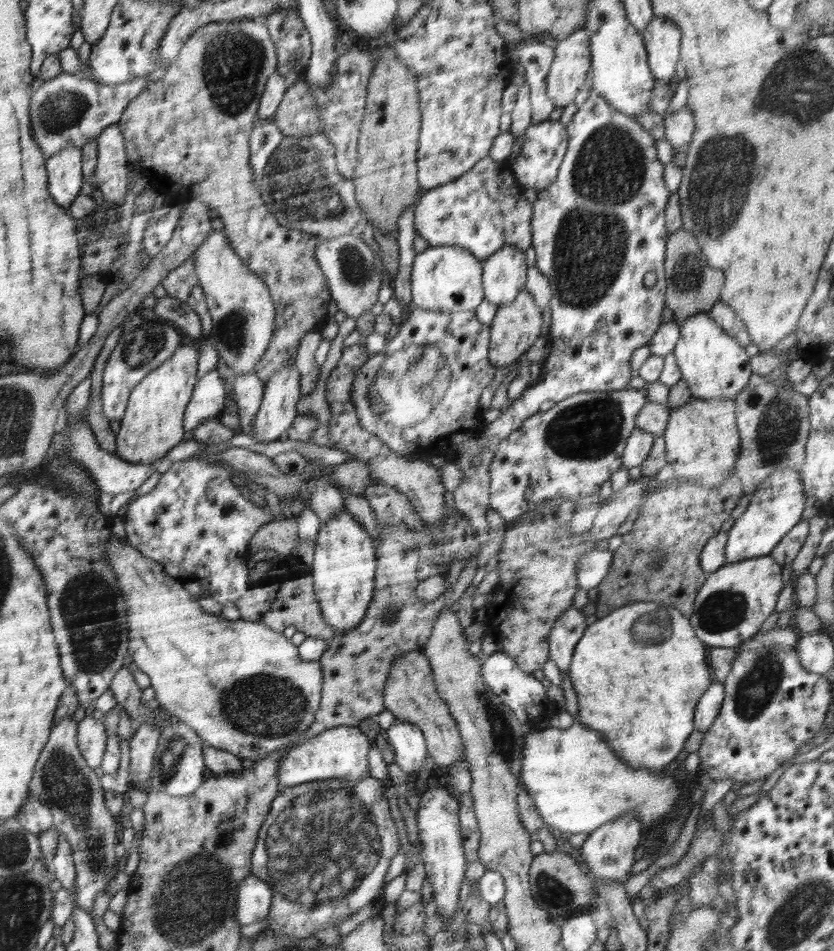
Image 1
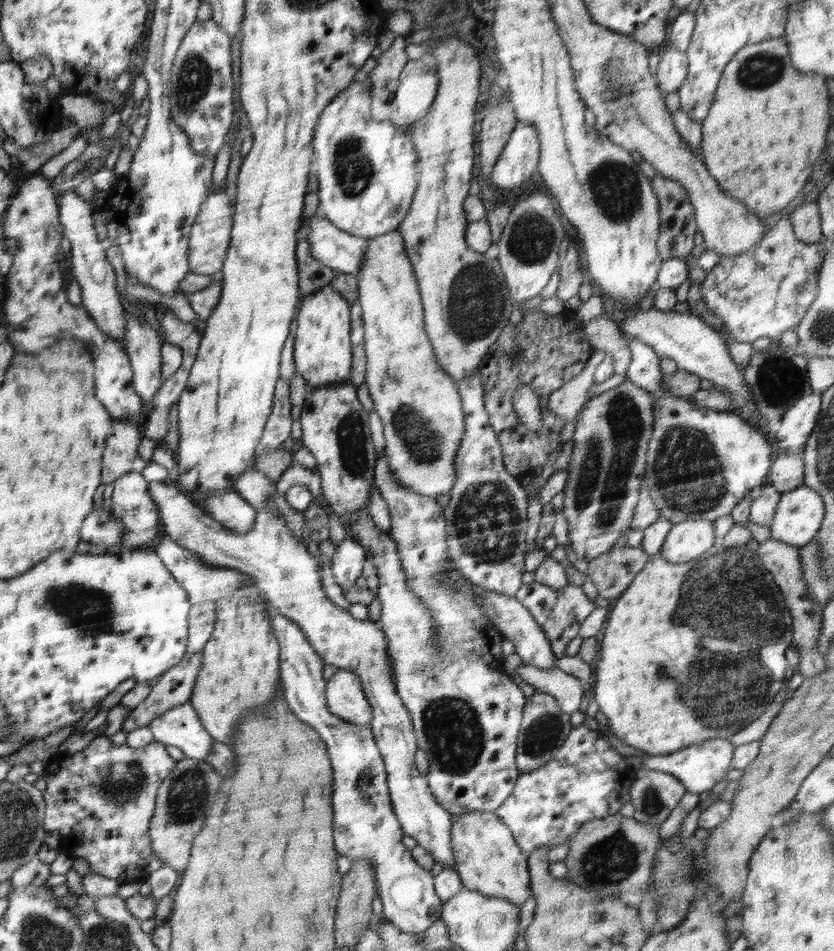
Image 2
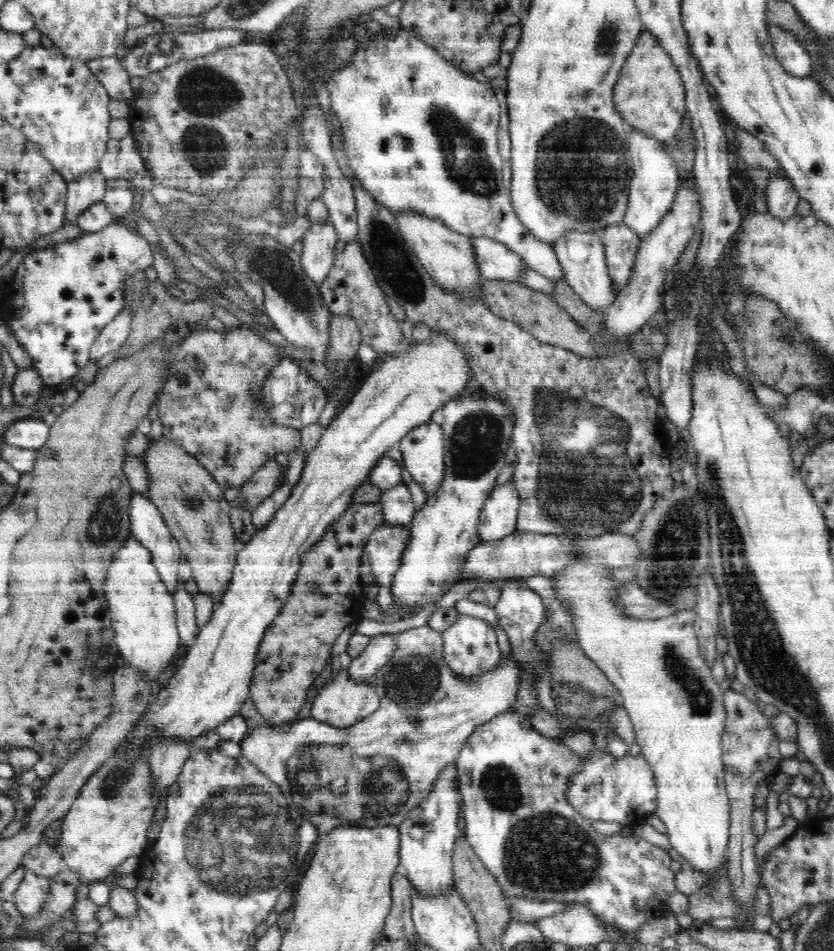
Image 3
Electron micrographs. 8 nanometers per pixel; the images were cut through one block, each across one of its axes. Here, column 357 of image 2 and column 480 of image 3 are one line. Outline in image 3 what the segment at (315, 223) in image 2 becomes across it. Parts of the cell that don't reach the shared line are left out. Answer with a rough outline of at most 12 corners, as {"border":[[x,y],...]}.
{"border":[[470,237],[485,279],[517,280],[528,268],[504,243]]}

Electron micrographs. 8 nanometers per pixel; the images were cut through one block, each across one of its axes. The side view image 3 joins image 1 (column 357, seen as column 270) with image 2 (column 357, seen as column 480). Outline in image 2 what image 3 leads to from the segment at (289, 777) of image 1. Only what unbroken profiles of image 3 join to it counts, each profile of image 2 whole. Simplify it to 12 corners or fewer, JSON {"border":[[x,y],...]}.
{"border":[[355,672],[326,683],[332,714],[369,727],[373,710]]}

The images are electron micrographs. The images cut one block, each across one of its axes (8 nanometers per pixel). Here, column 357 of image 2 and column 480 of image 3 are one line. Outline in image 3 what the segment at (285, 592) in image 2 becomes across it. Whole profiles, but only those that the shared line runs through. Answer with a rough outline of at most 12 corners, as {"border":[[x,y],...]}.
{"border":[[460,615],[441,634],[444,661],[462,677],[502,660],[494,627]]}

